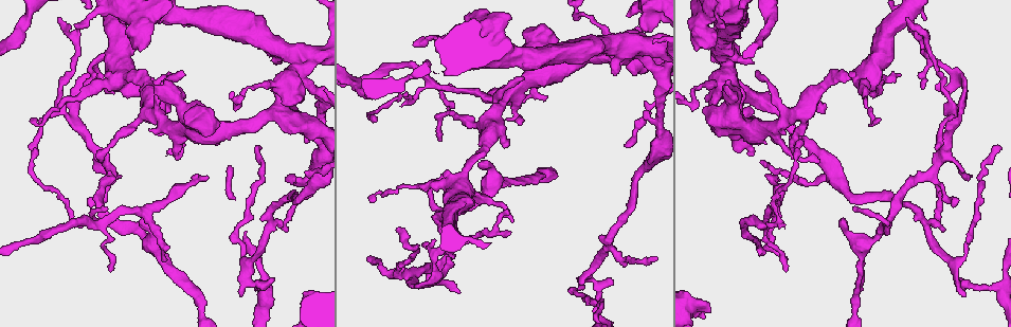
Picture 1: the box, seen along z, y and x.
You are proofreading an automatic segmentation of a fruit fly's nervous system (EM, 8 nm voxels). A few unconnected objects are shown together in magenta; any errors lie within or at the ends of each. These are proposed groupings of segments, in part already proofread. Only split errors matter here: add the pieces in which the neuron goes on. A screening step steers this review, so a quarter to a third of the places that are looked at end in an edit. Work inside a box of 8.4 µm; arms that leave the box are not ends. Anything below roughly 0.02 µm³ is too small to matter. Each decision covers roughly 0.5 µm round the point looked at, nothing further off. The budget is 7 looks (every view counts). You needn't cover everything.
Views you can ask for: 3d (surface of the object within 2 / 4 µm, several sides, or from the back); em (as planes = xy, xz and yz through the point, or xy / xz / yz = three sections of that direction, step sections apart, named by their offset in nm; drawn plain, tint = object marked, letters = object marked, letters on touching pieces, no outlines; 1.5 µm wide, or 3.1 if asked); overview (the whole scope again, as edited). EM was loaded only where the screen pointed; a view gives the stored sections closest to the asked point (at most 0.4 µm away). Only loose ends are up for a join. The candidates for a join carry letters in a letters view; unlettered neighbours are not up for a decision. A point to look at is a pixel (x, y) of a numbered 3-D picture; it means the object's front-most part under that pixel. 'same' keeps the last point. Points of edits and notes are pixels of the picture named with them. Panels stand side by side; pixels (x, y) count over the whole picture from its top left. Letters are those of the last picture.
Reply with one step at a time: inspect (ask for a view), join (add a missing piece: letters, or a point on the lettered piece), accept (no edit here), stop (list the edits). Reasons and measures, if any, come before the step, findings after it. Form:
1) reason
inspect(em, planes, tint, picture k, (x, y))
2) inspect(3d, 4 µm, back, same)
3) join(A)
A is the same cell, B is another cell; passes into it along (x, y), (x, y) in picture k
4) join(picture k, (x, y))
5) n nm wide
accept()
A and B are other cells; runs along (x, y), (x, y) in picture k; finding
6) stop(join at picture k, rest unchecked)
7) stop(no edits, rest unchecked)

branch stops here
inspect(3d, 4 µm, back, picture 1, (426, 278))

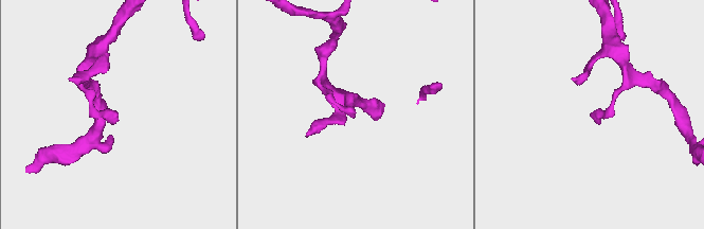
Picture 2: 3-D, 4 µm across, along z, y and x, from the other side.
need the tissue
inspect(em, planes, letters, picture 2, (593, 114))

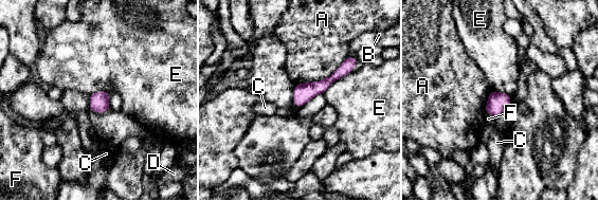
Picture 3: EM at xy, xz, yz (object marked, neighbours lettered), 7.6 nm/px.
accept()
A, B, C, D, E and F are other cells; runs along (351, 64), (295, 101) in picture 3; none of them fits

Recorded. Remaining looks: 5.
an open end
inspect(em, planes, letters, picture 1, (543, 98))

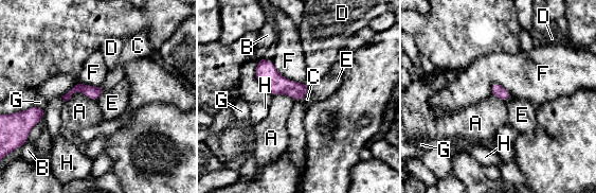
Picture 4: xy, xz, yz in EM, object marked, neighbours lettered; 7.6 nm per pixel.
90 nm wide
join(C)
C is the same cell, A, B, D, E, F, G and H are other cells; passes into it along (92, 92), (102, 88), (113, 76) in picture 4; it goes on there

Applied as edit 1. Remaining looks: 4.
inspect(overview)

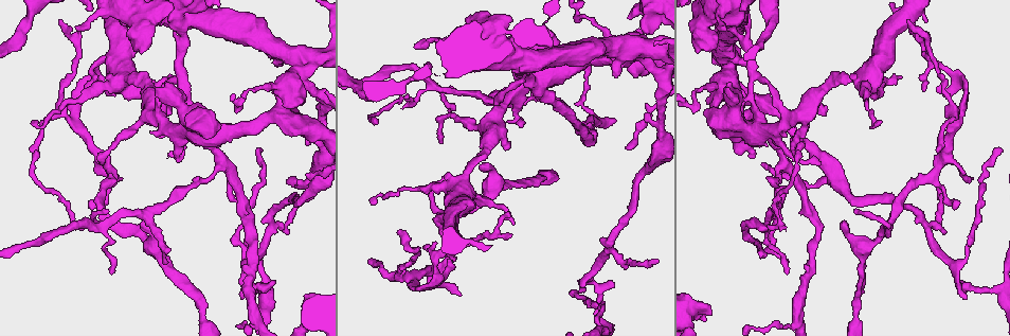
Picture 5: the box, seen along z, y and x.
inspect(em, planes, letters, picture 5, (375, 122))

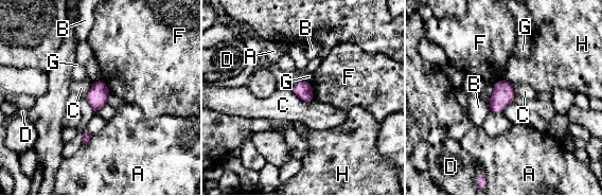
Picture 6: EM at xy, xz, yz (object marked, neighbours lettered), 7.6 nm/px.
accept()
A, B, C, D, F, G and H are other cells; border along (289, 89), (301, 100), (313, 101) in picture 6; no lettered piece goes on from it

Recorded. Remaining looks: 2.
stop(join at picture 4, rest unchecked)

